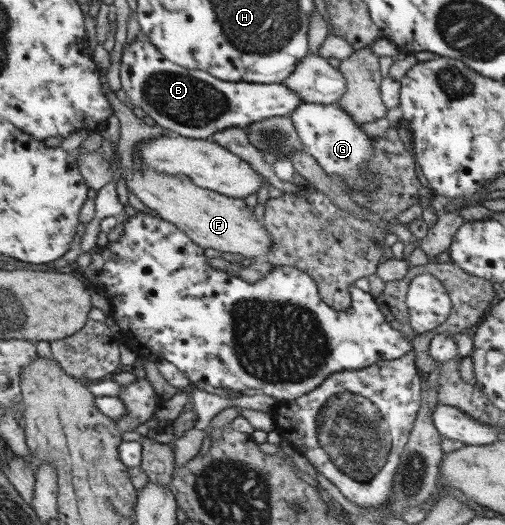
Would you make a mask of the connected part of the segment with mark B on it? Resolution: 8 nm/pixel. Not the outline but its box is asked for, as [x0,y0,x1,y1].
[119,33,303,140]

